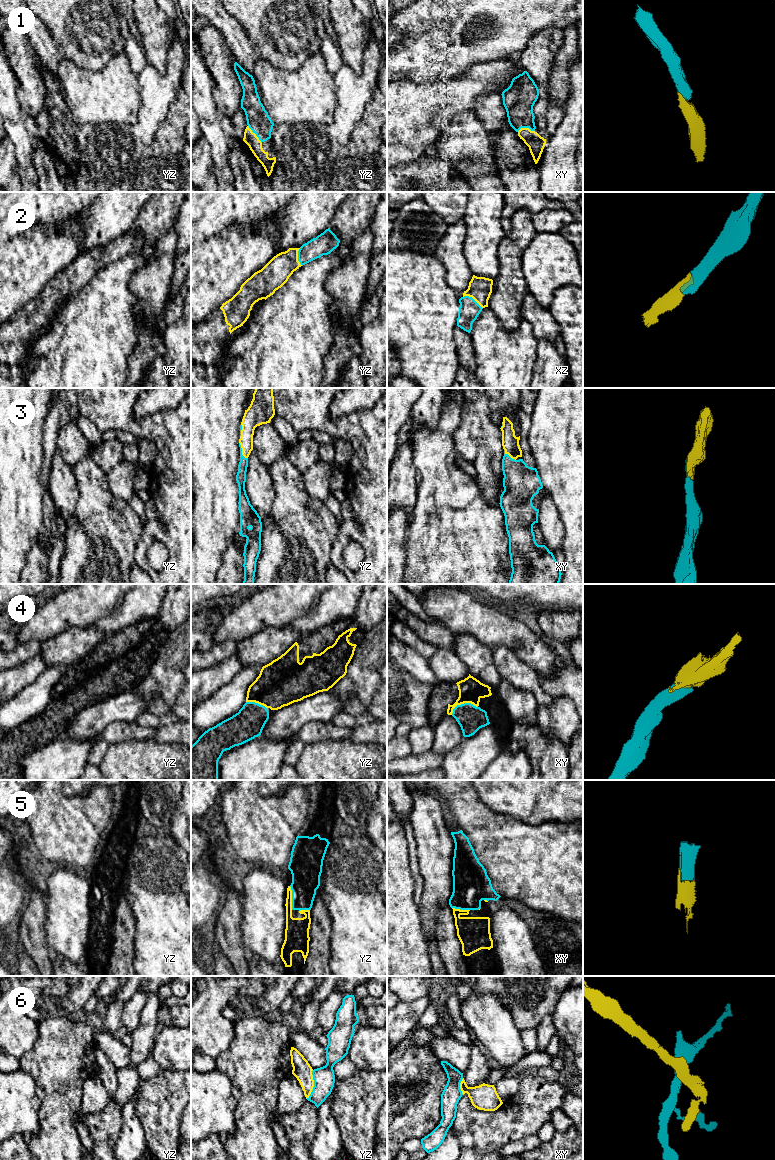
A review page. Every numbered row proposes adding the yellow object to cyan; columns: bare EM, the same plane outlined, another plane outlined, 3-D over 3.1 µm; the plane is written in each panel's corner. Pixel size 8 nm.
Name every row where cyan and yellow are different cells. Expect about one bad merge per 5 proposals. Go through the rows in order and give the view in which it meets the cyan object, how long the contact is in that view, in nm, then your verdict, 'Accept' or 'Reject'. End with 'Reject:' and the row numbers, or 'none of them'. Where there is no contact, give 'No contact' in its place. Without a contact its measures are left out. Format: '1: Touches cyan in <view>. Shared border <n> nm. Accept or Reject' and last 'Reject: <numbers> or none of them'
1: Touches cyan in yz. Shared border 180 nm. Accept
2: Touches cyan in xz. Shared border 190 nm. Accept
3: Touches cyan in yz. Shared border 150 nm. Accept
4: Touches cyan in xy. Shared border 220 nm. Accept
5: Touches cyan in yz. Shared border 190 nm. Accept
6: Touches cyan in yz. Shared border 240 nm. Reject
Reject: 6

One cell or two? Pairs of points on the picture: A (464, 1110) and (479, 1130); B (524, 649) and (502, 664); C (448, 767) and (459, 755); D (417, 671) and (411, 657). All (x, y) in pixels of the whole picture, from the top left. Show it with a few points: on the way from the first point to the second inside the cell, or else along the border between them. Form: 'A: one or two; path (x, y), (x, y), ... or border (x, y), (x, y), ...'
A: one; path (470, 1116), (476, 1119), (476, 1124)
B: two; border (492, 648), (507, 646), (533, 669)
C: one; path (451, 764), (457, 758)
D: one; path (417, 668), (411, 660)

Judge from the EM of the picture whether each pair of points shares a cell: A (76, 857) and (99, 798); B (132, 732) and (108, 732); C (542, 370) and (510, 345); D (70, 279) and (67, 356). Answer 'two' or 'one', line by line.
A: one
B: one
C: two
D: two

